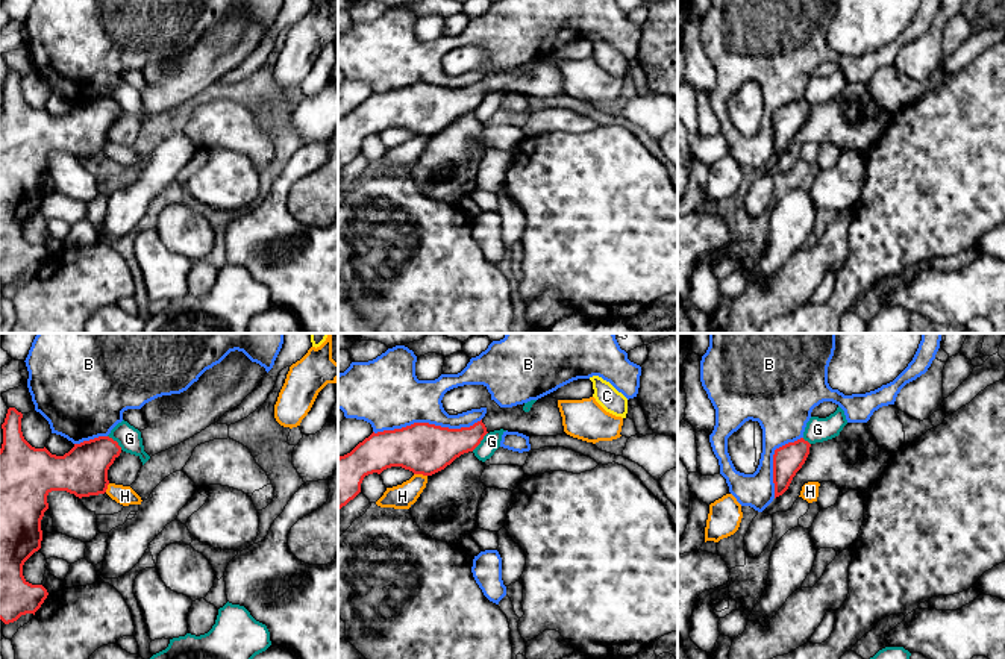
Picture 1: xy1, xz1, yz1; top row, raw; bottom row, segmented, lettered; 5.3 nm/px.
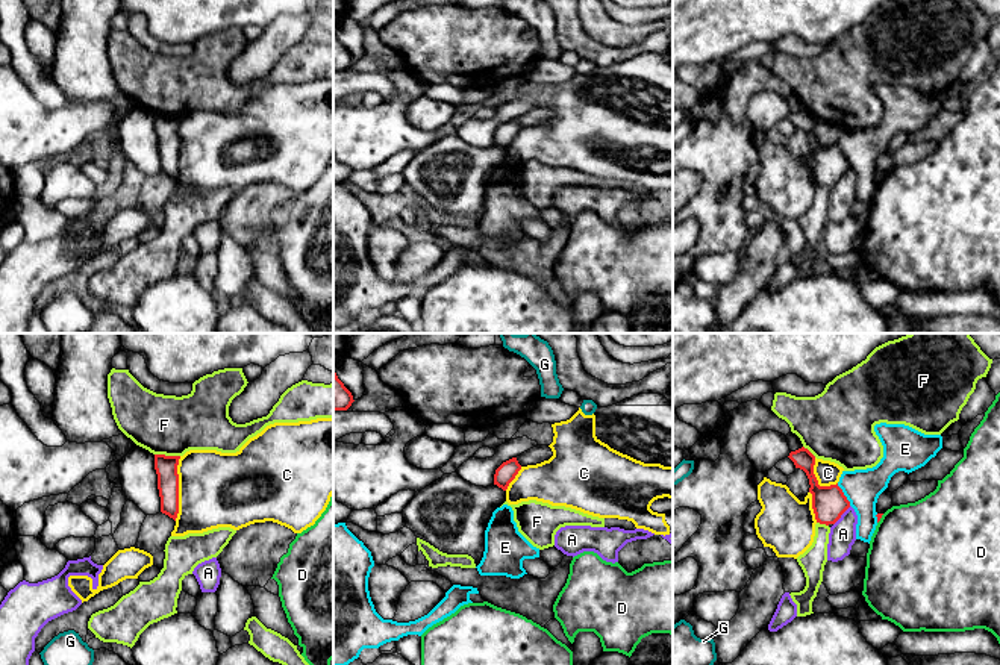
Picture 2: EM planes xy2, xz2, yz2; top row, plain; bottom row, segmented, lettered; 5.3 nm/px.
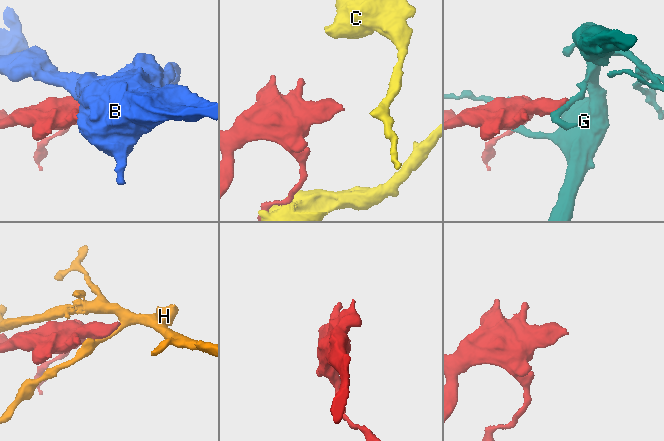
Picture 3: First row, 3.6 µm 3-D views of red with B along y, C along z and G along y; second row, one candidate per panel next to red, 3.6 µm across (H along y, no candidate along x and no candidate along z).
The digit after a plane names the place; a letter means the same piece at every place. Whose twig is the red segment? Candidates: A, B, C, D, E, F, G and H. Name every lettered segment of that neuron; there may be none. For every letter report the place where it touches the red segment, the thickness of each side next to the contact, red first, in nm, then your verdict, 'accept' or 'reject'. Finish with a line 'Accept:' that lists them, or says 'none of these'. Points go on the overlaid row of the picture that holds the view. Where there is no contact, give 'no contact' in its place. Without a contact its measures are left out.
A: yz2 (841, 514) | 180/140 nm | reject
B: xz1 (426, 423) | 280/360 nm | reject
C: xy2 (178, 488) | 120/400 nm | reject
D: yz2 (881, 517) | 30/480 nm | reject
E: yz2 (843, 494) | 180/190 nm | reject
F: xy2 (167, 456) | 120/320 nm | reject
G: xz1 (481, 440) | 240/100 nm | reject
H: xz1 (420, 473) | 280/130 nm | reject
Accept: none of these

